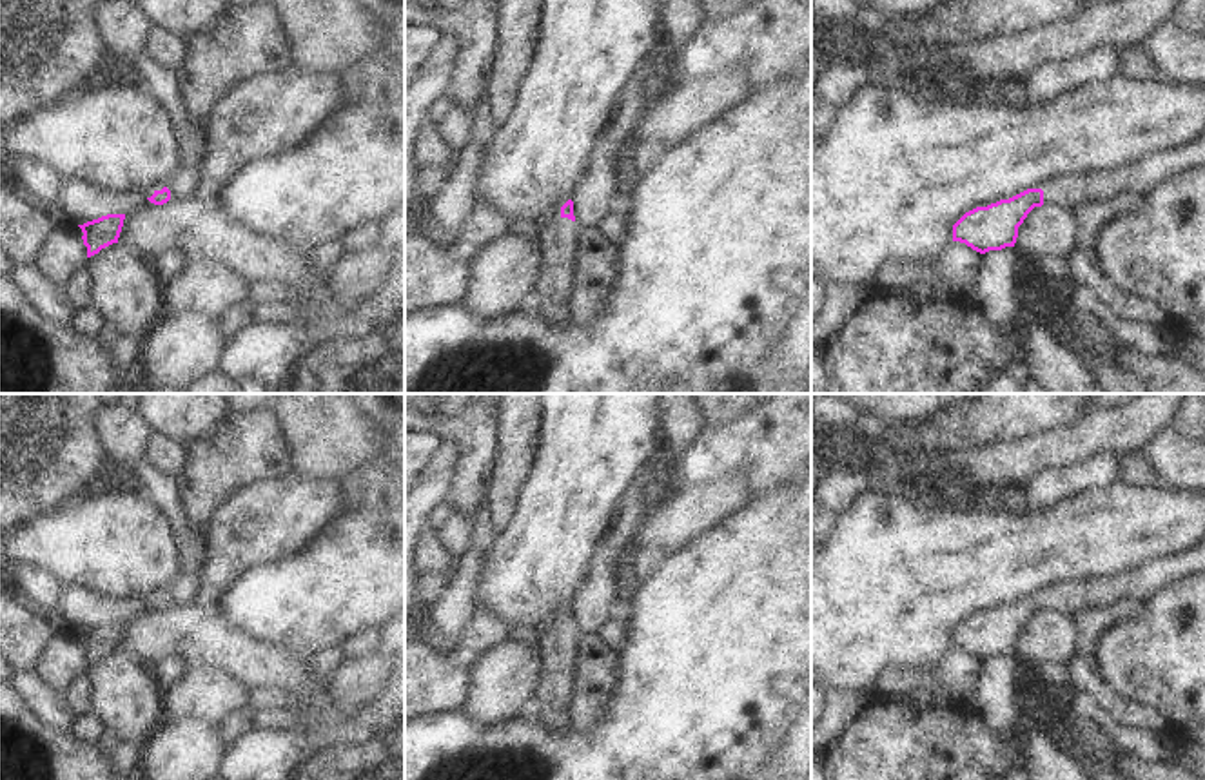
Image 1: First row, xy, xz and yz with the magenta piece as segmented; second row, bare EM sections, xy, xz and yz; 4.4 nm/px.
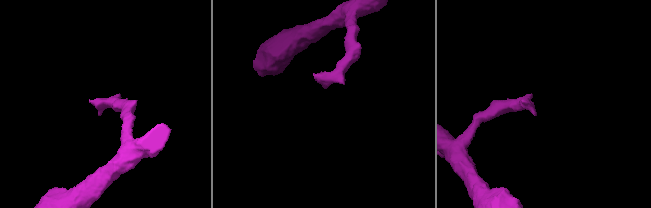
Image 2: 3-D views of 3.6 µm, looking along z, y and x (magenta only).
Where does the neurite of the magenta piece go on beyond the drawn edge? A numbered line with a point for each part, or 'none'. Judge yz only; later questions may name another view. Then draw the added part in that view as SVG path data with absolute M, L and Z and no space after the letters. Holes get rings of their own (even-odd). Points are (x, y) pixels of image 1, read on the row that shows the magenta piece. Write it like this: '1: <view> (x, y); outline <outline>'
1: yz (1142, 176); outline M1205 132L1194 141L1147 156L1116 171L1056 178L1042 185L1043 203L1074 210L1083 201L1112 198L1123 190L1147 196L1161 181L1205 167Z

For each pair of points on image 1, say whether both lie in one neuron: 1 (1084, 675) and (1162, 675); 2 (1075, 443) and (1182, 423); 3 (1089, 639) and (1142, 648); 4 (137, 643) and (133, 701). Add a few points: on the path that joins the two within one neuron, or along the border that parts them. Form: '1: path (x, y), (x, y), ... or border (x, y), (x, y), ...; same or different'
1: border (1093, 661), (1104, 682), (1116, 695), (1135, 702); different
2: border (1176, 412), (1167, 425); different
3: border (1135, 617), (1118, 621), (1098, 641), (1093, 659); different
4: border (118, 646), (151, 668); different

